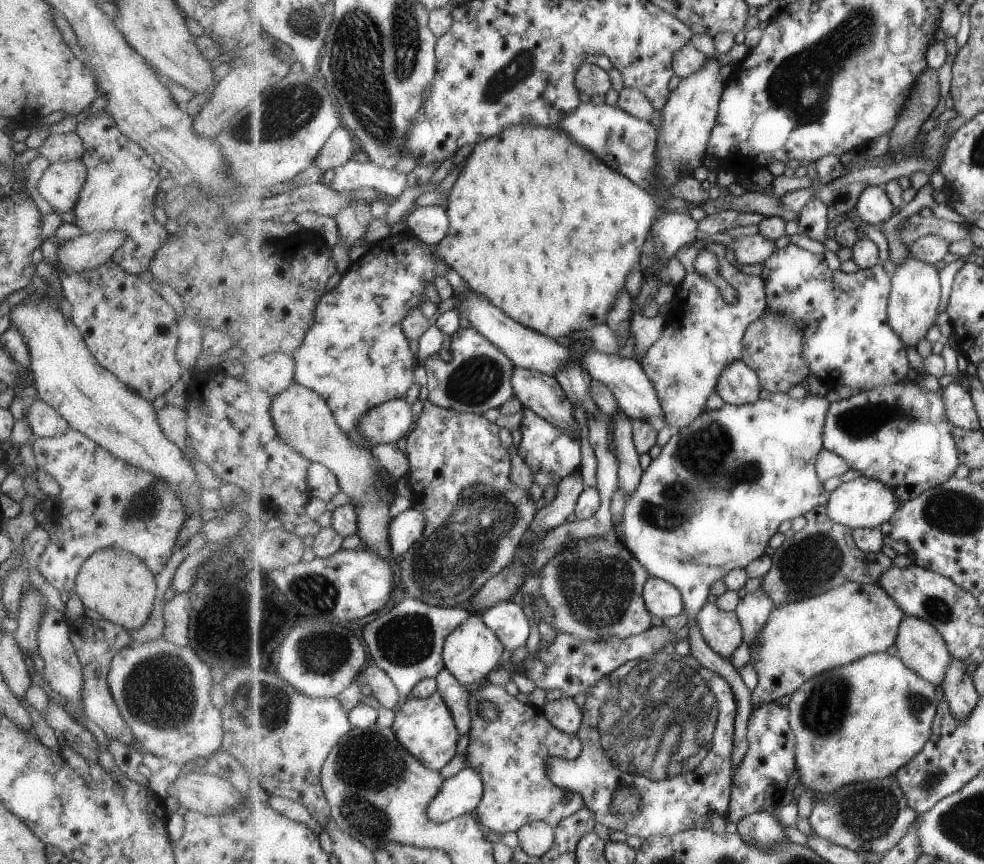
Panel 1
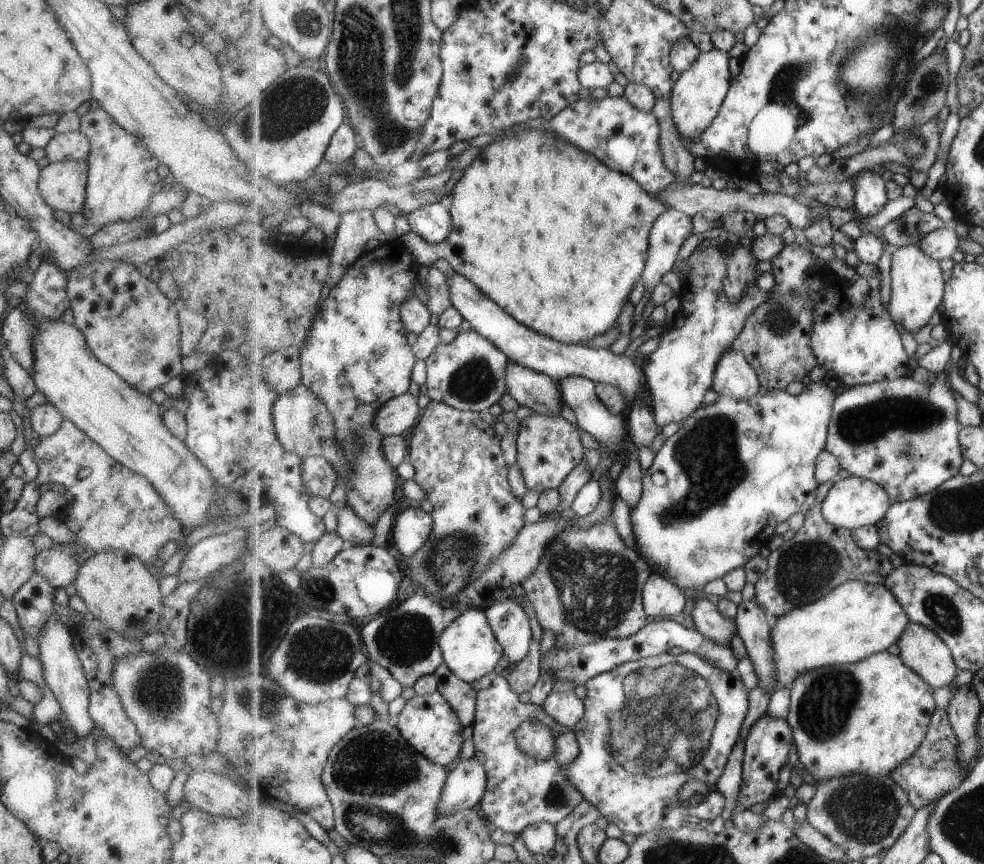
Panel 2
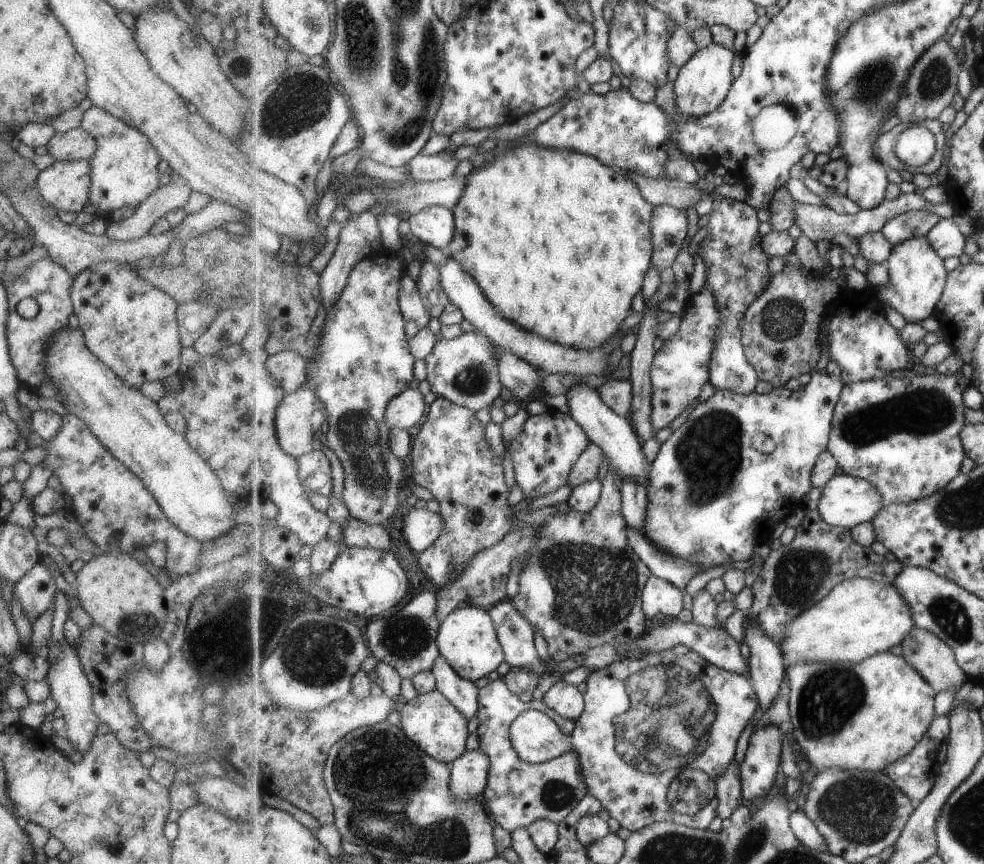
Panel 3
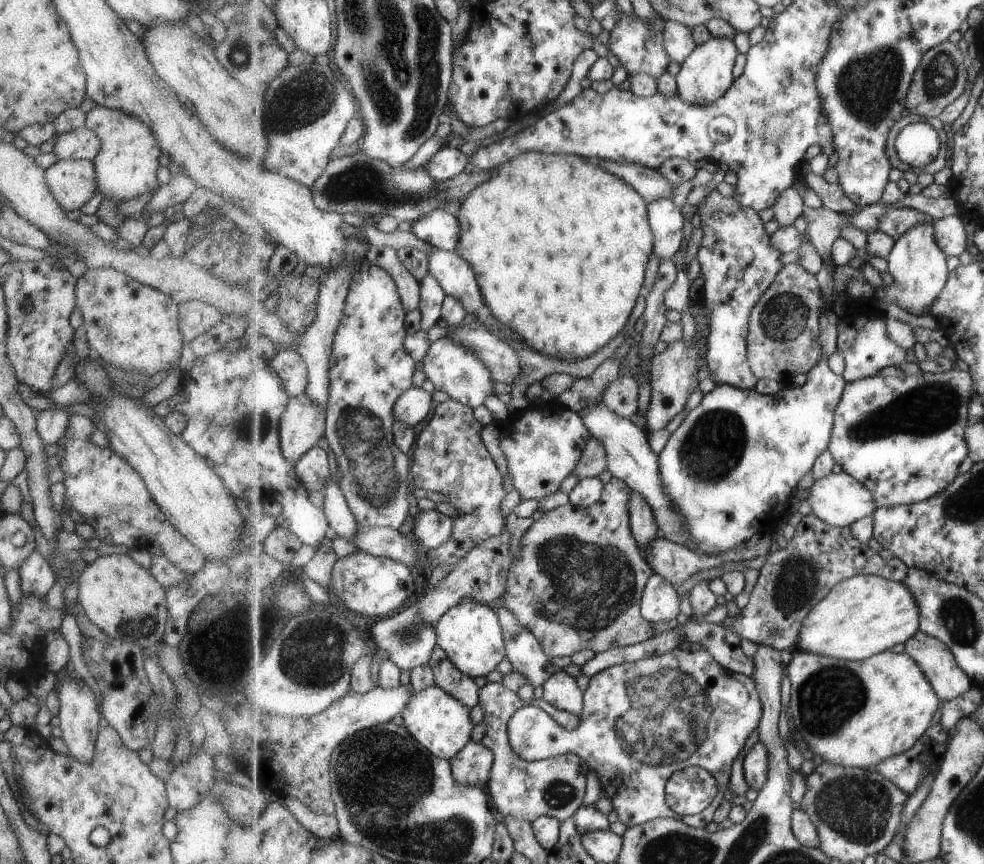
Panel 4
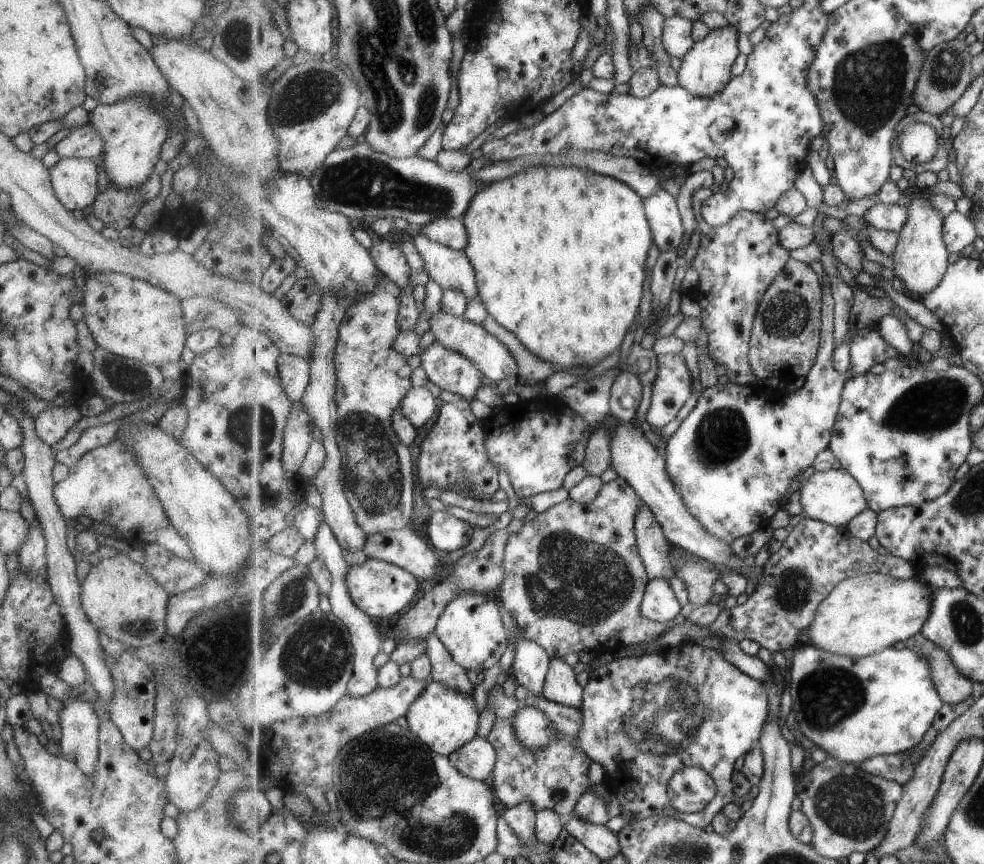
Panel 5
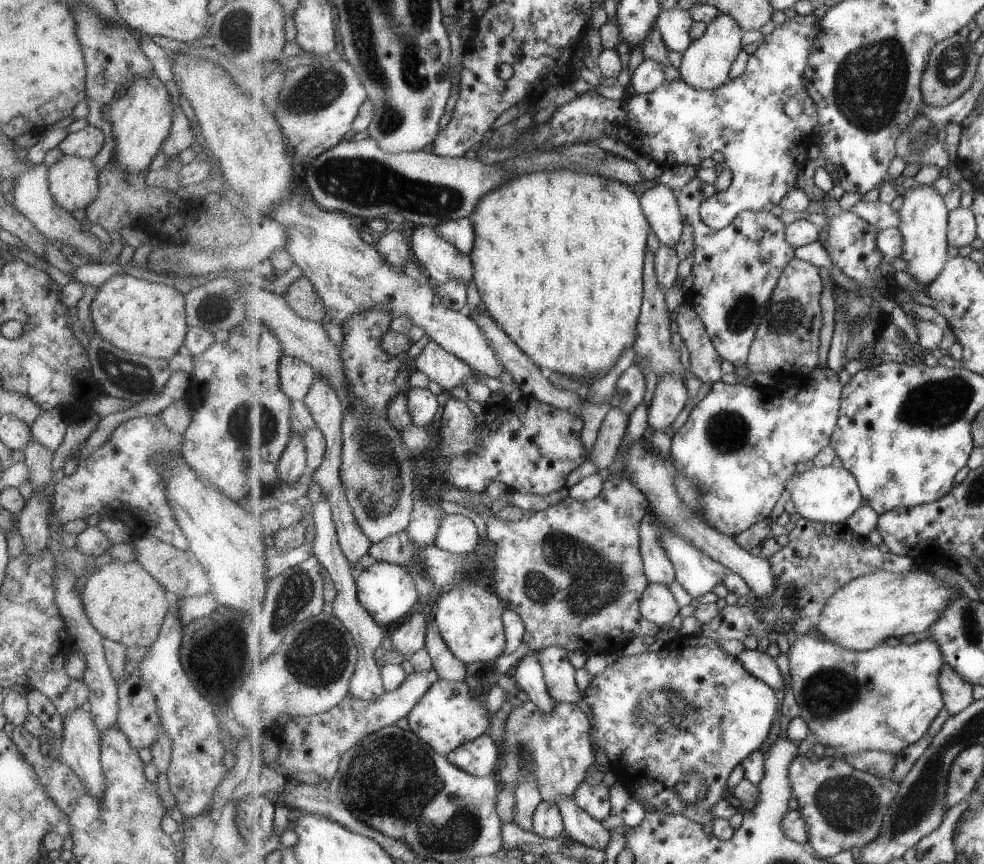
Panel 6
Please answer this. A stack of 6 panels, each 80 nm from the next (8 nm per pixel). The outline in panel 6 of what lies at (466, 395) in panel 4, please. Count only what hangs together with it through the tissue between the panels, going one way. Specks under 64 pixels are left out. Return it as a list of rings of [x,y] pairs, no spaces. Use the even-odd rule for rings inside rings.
[[[431,340],[420,354],[416,354],[416,368],[448,391],[473,382],[474,368],[453,353],[447,352]]]

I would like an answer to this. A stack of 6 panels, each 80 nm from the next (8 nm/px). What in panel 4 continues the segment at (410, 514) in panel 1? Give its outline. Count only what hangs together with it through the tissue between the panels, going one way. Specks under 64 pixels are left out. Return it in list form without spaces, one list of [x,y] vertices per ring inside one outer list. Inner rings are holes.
[[[437,510],[420,511],[413,521],[413,536],[425,548],[423,552],[440,547],[453,535],[454,520]]]

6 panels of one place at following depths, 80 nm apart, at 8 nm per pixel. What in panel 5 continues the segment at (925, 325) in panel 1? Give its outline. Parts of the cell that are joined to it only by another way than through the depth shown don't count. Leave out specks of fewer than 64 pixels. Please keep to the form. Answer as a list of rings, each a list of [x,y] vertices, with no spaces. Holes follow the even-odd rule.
[[[924,194],[923,198],[912,196],[909,208],[908,223],[901,229],[898,247],[892,254],[892,271],[899,280],[904,282],[912,299],[923,301],[942,283],[950,267],[949,249],[943,238],[945,217],[930,204],[929,194]]]

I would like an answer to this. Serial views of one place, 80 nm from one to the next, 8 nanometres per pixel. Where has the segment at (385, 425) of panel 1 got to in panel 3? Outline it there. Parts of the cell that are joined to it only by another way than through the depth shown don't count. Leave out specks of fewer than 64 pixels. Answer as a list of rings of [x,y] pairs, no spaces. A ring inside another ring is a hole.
[[[408,388],[387,405],[385,418],[392,429],[397,427],[409,430],[417,422],[421,422],[425,414],[428,413],[423,392],[415,388]]]

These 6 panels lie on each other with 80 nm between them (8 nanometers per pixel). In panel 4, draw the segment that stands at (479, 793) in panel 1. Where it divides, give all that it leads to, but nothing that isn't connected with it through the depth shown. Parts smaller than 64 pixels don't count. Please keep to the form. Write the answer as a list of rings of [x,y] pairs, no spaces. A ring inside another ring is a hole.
[[[470,742],[450,761],[454,768],[454,777],[459,784],[487,788],[494,760],[495,755],[490,748],[482,742]]]

